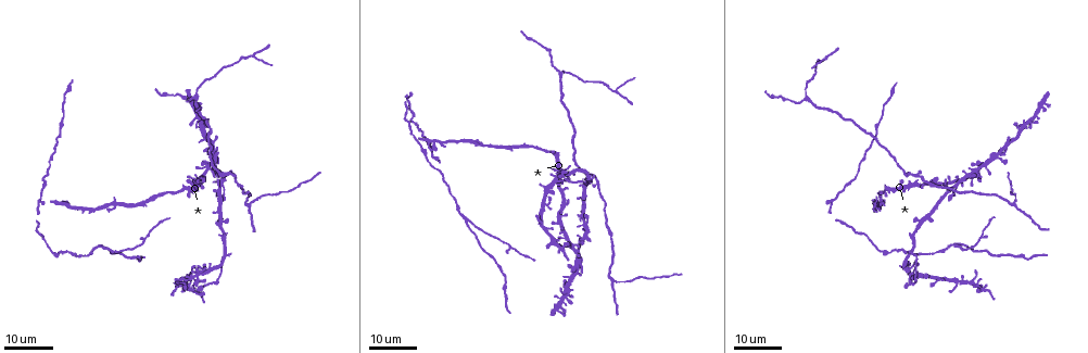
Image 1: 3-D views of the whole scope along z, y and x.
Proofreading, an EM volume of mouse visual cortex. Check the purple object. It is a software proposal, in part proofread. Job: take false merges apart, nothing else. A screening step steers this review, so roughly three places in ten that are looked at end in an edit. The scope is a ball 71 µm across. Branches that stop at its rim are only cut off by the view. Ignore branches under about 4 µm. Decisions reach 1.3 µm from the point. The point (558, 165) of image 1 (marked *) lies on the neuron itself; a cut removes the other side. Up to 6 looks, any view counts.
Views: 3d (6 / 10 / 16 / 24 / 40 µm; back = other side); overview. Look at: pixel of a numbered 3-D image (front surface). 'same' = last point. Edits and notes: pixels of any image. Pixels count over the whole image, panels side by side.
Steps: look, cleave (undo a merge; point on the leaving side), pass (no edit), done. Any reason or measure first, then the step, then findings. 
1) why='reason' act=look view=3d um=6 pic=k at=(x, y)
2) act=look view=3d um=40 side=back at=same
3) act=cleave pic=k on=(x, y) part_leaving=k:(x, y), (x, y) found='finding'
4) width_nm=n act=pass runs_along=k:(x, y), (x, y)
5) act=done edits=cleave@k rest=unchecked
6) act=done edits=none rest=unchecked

why='small branch off a trunk' act=look view=3d um=16 pic=1 at=(561, 73)

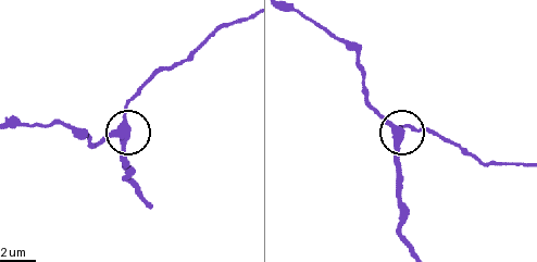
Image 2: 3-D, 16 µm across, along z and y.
act=look view=3d um=6 pic=2 at=(123, 124)

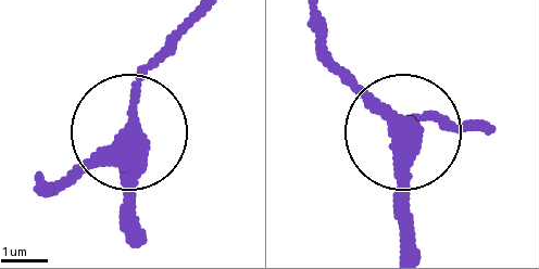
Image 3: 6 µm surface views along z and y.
side_arm_um=14 act=cleave pic=3 on=(173, 42) part_leaving=3:(135, 100), (147, 69), (193, 23) found='two neurons meet here'

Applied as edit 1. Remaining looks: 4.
why='see it whole again' act=look view=overview

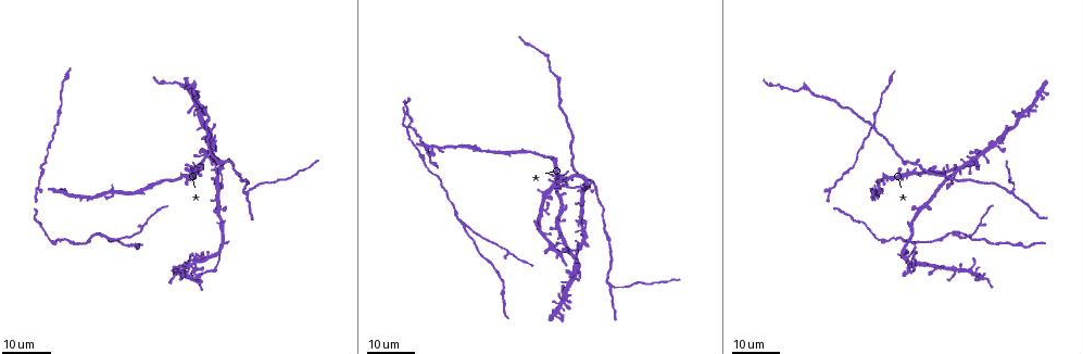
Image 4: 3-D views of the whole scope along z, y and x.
why='three arms meet' act=look view=3d um=16 pic=4 at=(1013, 193)

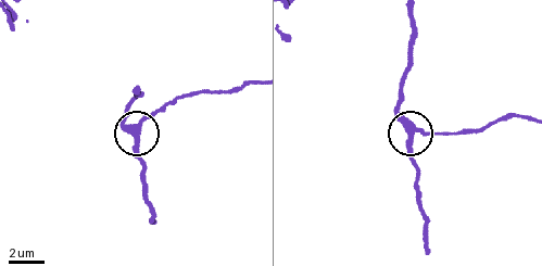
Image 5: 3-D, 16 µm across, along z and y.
act=look view=3d um=10 pic=5 at=(413, 128)

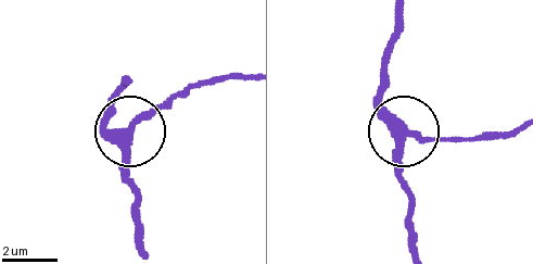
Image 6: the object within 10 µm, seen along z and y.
act=pass found='all the same neuron'

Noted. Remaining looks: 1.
act=done edits=cleave@3 rest=unchecked

